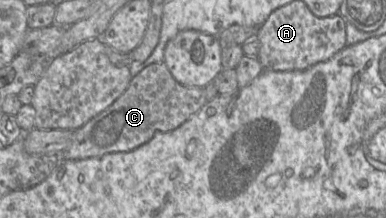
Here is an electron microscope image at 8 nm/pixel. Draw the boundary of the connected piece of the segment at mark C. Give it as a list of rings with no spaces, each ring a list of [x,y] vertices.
[[[163,61],[150,64],[131,78],[126,90],[108,108],[73,130],[71,143],[60,153],[59,159],[83,160],[131,151],[148,142],[156,133],[177,128],[207,101],[203,88],[187,87],[177,82]]]

